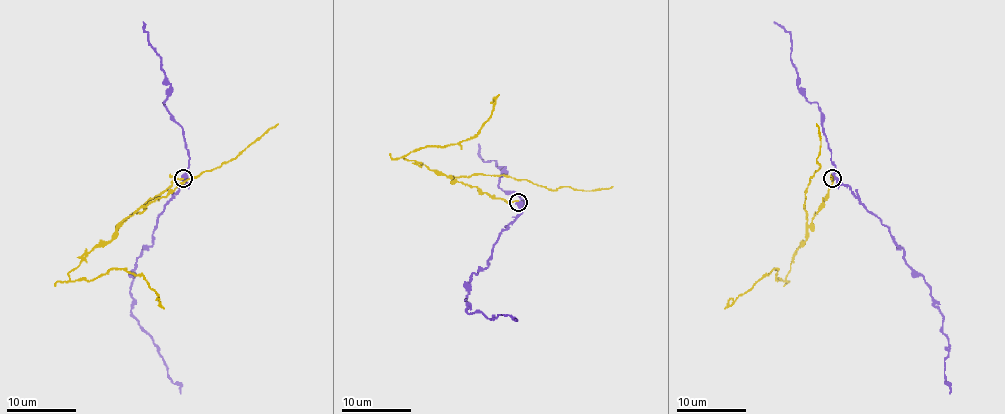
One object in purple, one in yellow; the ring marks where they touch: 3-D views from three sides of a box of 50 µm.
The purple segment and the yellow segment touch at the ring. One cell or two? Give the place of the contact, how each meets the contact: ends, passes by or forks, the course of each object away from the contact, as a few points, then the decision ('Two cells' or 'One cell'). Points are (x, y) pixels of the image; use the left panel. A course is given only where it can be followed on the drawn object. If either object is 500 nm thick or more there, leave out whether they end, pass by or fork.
Place: (183, 178). Course of purple: (183, 178), (187, 182), (164, 206), (152, 244), (142, 250), (129, 290), (133, 317), (152, 340), (180, 394). Course of yellow: (183, 178), (135, 211), (69, 277), (93, 279), (110, 269), (124, 269), (145, 279), (164, 309). Two cells

